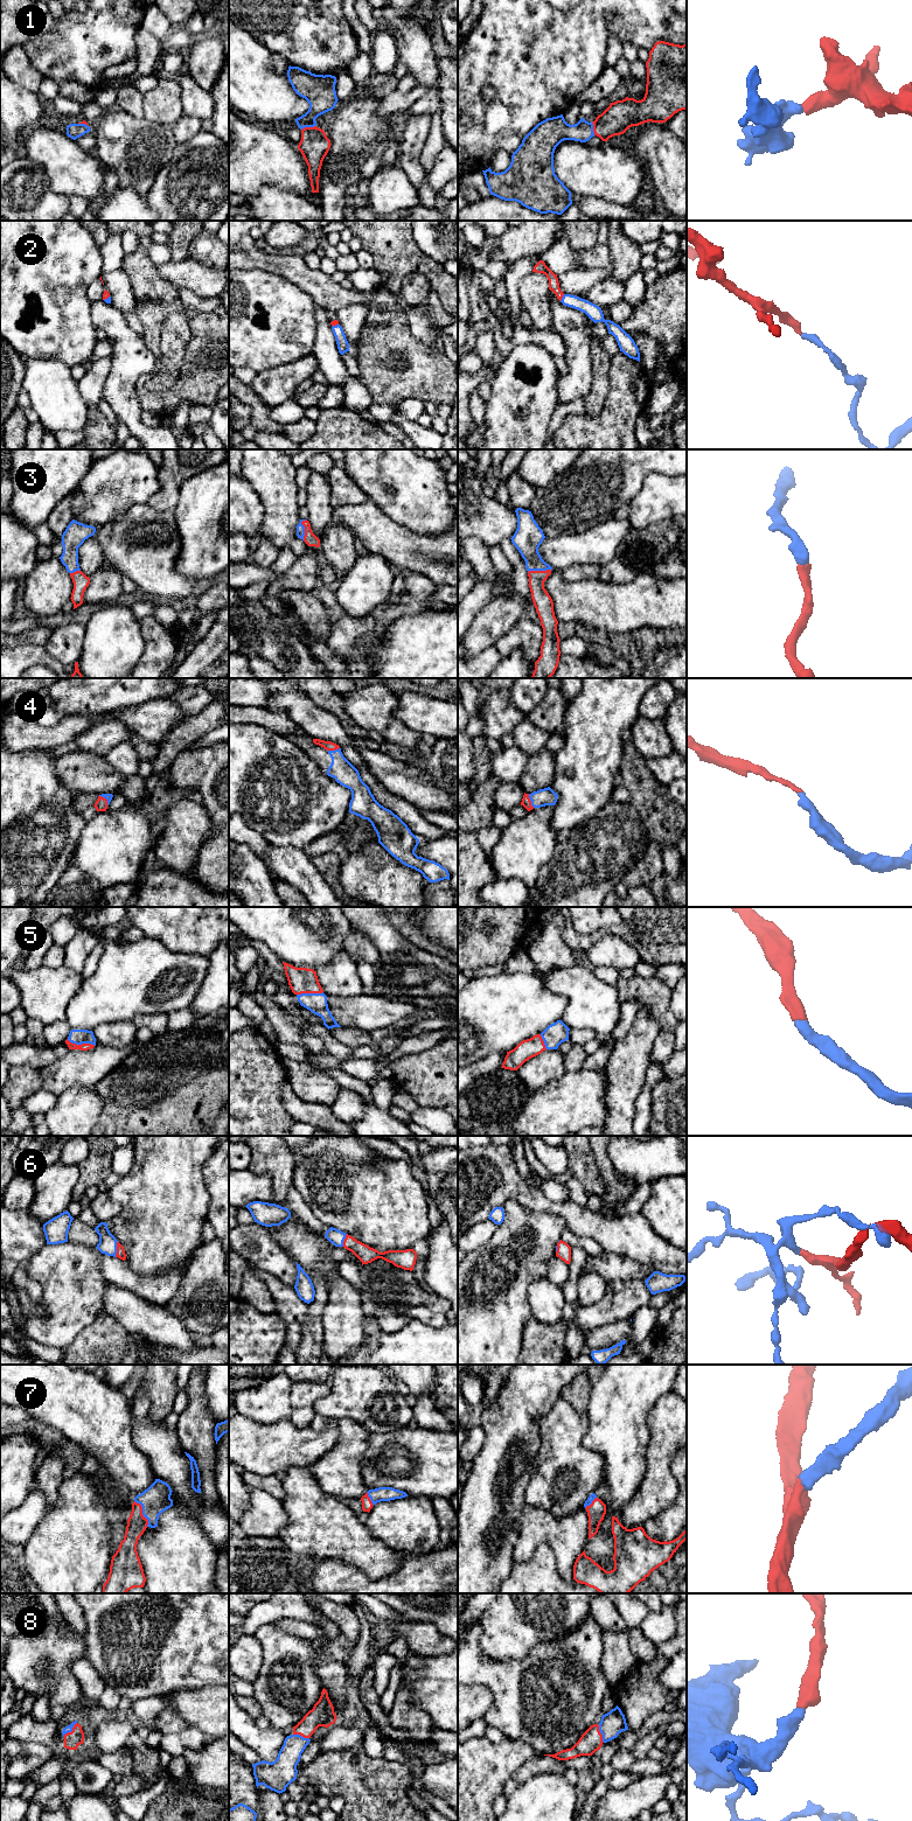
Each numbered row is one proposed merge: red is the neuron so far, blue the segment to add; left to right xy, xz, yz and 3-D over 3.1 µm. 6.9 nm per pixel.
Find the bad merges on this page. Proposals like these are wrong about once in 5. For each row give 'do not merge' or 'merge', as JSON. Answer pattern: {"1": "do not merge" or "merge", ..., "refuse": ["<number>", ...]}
{"1": "merge", "2": "merge", "3": "merge", "4": "merge", "5": "merge", "6": "merge", "7": "merge", "8": "merge", "refuse": []}

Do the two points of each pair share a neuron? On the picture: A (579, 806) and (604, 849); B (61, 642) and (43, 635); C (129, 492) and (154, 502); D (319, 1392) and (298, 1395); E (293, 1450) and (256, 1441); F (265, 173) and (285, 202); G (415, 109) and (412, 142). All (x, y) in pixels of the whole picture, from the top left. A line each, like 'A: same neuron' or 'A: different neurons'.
A: different neurons
B: different neurons
C: different neurons
D: same neuron
E: same neuron
F: different neurons
G: different neurons

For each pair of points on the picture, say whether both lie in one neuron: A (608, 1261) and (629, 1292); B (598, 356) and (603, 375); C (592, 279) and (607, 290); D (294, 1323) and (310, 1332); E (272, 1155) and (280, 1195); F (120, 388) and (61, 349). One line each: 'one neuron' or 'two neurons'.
A: two neurons
B: one neuron
C: two neurons
D: two neurons
E: one neuron
F: two neurons

